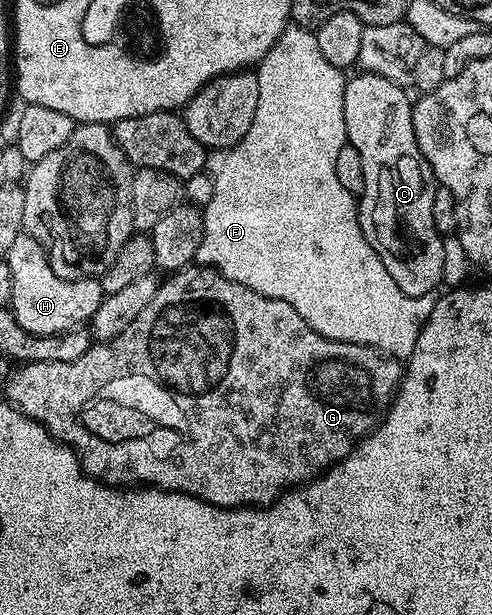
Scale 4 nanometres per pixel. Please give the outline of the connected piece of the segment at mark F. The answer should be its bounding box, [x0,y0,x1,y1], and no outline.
[196,26,398,344]

